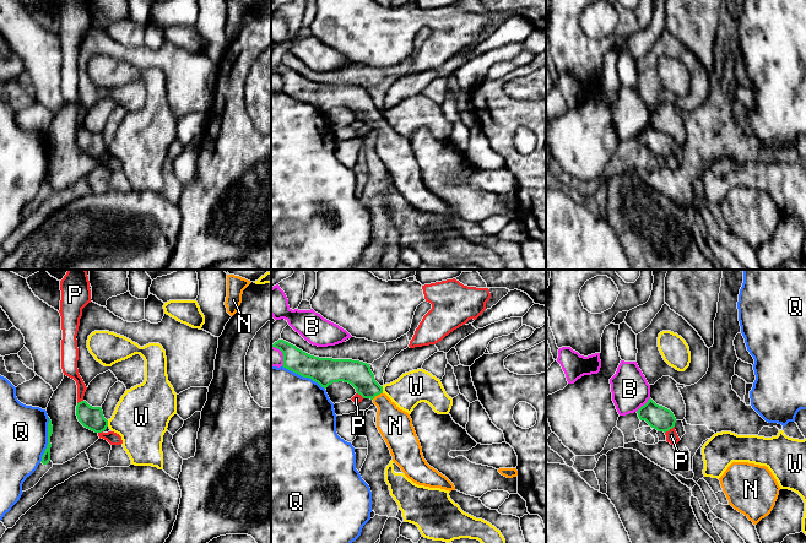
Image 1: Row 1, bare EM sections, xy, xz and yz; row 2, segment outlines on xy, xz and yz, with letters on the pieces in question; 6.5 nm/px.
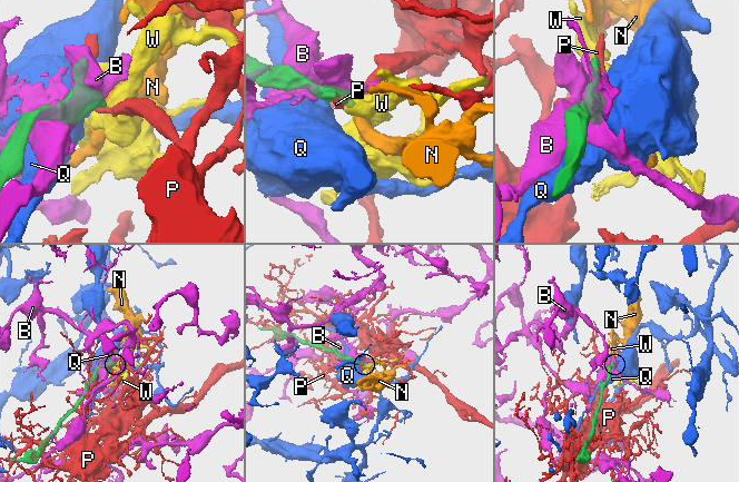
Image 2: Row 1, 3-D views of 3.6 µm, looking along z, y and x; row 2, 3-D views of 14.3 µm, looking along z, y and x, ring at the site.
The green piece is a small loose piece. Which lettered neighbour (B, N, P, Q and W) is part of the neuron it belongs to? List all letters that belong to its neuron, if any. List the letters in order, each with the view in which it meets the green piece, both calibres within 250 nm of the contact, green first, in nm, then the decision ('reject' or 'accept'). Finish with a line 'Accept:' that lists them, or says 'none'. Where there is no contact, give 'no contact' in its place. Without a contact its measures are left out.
B: contact in yz; calibres 160 and 240 nm; reject
N: contact in xz; calibres 170 and 220 nm; accept
P: contact in yz; calibres 160 and 80 nm; reject
Q: contact in xy; calibres 60 and 320 nm; reject
W: contact in xz; calibres 170 and 220 nm; reject
Accept: N

